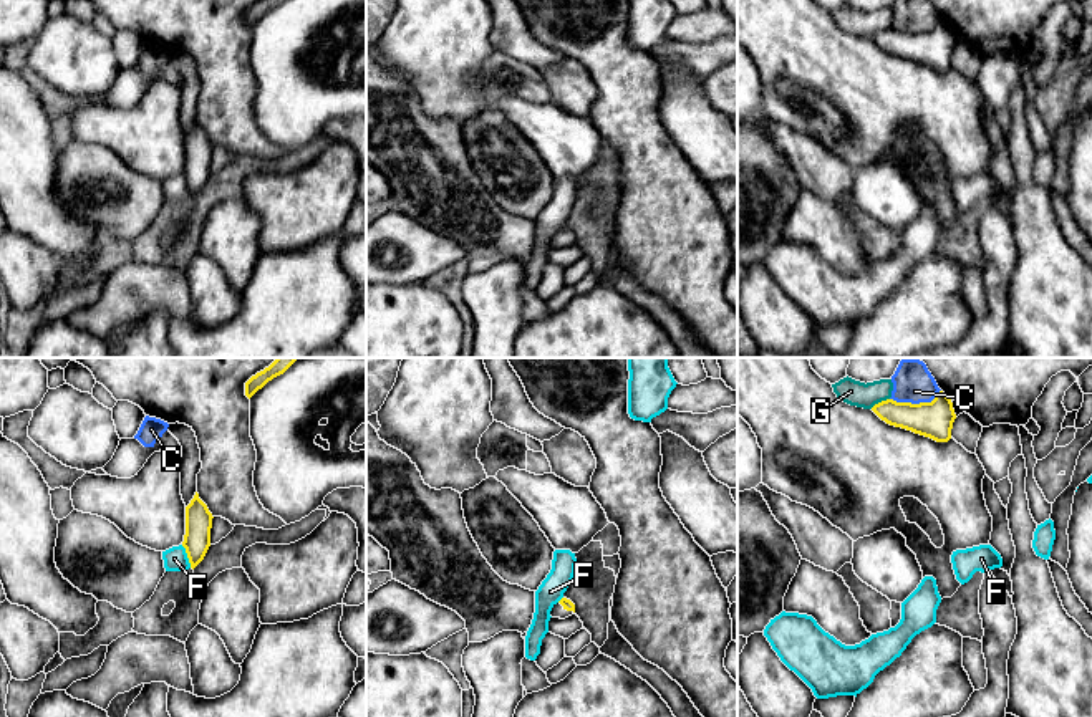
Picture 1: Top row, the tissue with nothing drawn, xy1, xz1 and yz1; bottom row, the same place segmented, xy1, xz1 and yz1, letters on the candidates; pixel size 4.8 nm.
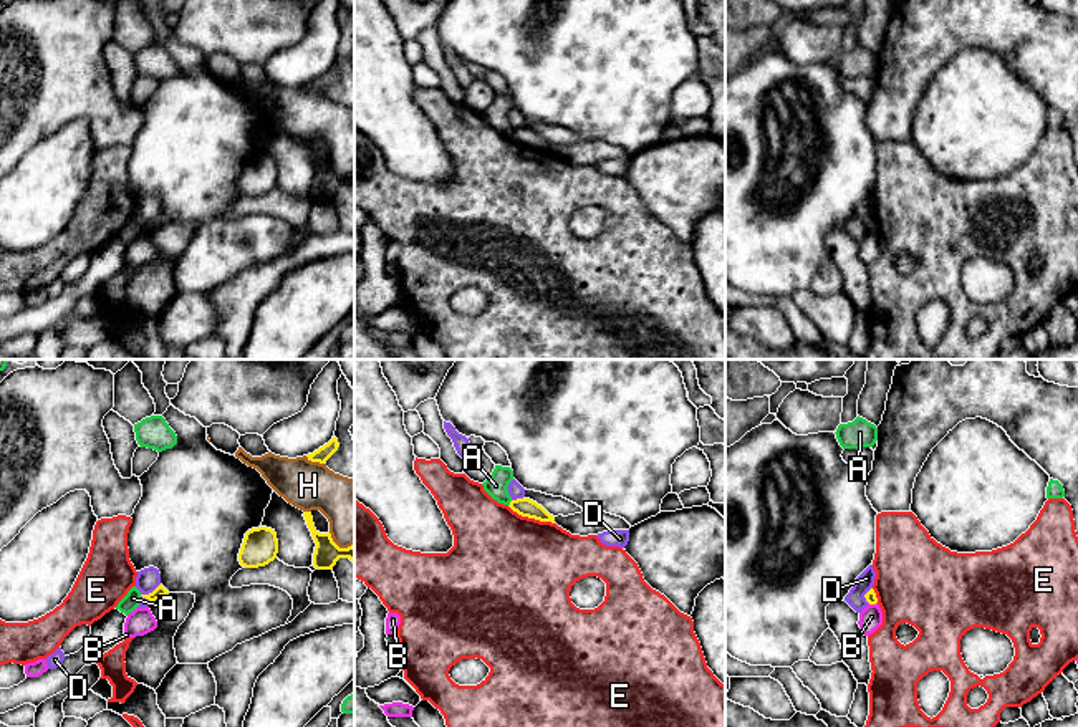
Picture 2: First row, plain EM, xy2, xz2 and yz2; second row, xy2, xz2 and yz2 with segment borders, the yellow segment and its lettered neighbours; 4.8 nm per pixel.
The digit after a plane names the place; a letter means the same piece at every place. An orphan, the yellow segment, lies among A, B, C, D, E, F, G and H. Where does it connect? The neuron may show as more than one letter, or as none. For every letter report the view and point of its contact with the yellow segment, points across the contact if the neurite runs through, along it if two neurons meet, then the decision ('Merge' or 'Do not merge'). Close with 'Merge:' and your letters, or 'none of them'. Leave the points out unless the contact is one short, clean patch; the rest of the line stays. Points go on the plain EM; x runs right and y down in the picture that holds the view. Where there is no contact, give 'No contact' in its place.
A: Touches yellow at xz2 (510, 133). Boundary: xz2 (512, 129), (509, 134). Do not merge
B: Touches yellow at yz2 (873, 232). Boundary: yz2 (868, 231), (876, 232). Do not merge
C: Touches yellow at yz1 (915, 33). Do not merge
D: Touches yellow at xy2 (149, 222). Do not merge
E: Touches yellow at xz2 (530, 146). Boundary: xz2 (507, 134), (522, 144), (553, 153). Do not merge
F: Touches yellow at xy1 (188, 186). Boundary: xy1 (181, 174), (191, 196). Do not merge
G: Touches yellow at yz1 (879, 32). Boundary: yz1 (889, 27), (870, 37). Do not merge
H: Touches yellow at xy2 (315, 90). Do not merge
Merge: none of them

